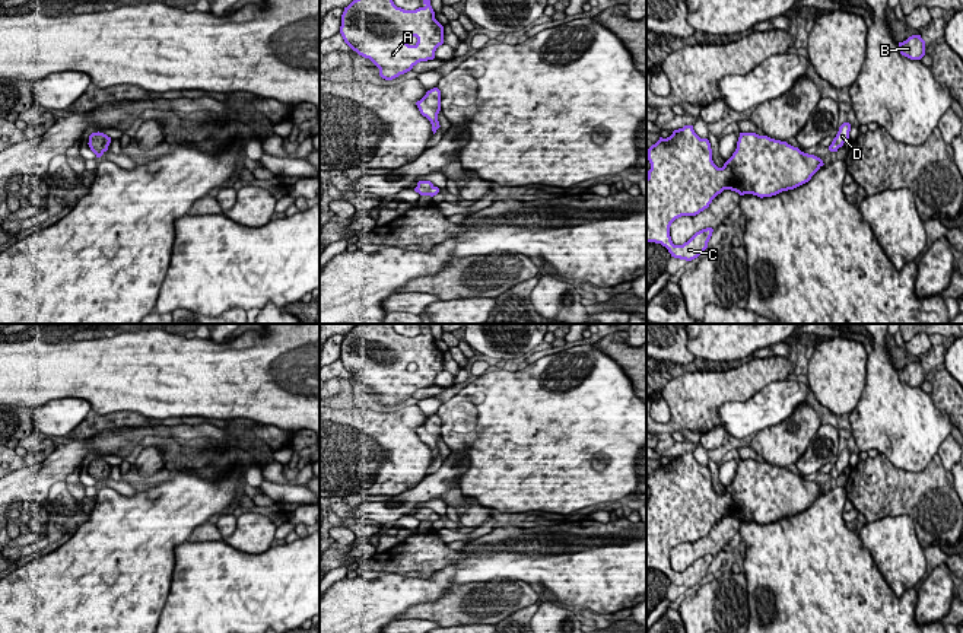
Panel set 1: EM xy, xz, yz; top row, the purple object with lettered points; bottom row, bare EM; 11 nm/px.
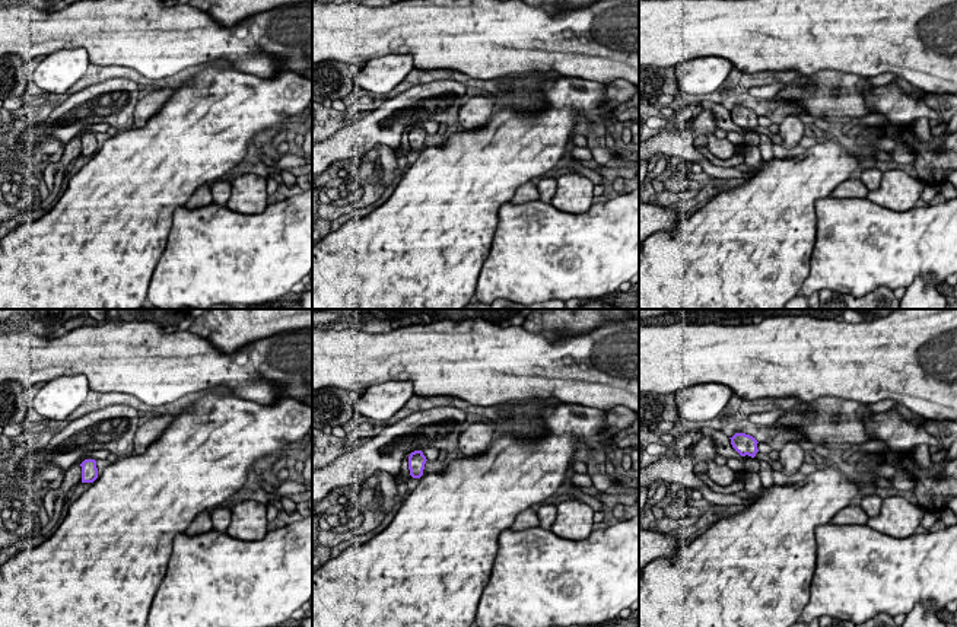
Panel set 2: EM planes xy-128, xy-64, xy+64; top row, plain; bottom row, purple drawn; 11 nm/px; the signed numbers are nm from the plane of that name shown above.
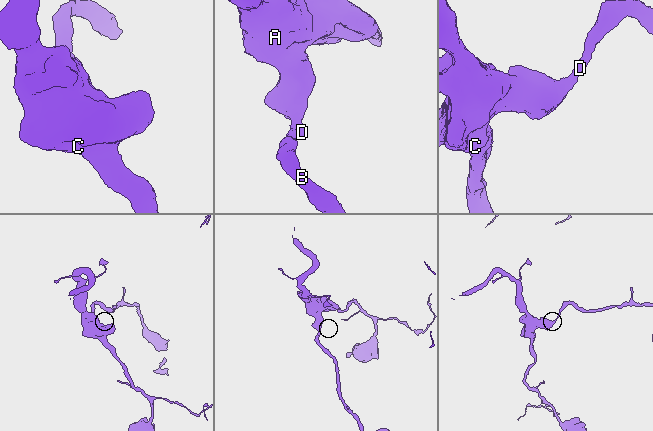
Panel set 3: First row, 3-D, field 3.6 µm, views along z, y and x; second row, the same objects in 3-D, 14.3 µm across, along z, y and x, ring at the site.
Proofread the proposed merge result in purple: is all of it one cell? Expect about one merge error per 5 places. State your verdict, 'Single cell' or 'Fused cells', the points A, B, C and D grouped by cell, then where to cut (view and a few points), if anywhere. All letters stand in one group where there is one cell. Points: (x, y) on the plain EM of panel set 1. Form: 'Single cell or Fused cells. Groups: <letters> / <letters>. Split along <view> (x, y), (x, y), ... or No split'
Single cell. Groups: A B C D. No split

